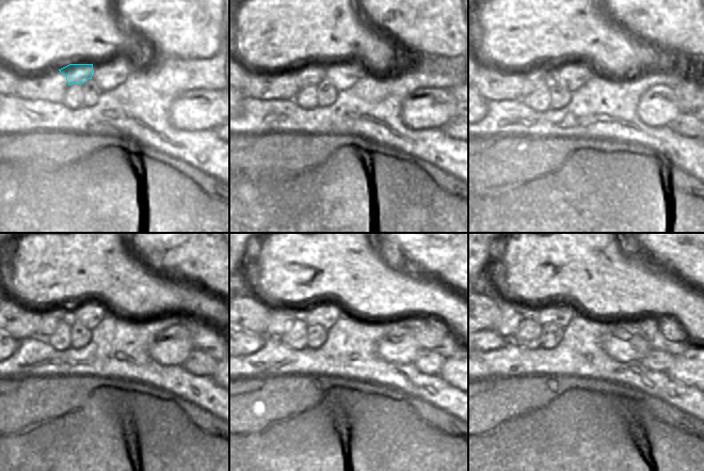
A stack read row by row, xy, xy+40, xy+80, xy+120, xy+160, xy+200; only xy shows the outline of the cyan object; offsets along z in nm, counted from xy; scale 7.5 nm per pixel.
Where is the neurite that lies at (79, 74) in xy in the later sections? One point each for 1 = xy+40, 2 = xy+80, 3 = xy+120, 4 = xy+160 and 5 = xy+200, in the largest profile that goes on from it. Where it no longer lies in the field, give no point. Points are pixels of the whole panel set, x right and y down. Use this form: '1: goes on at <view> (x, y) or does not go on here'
1: goes on at xy+40 (310, 74)
2: goes on at xy+80 (532, 80)
3: goes on at xy+120 (48, 319)
4: goes on at xy+160 (281, 319)
5: goes on at xy+200 (513, 312)

